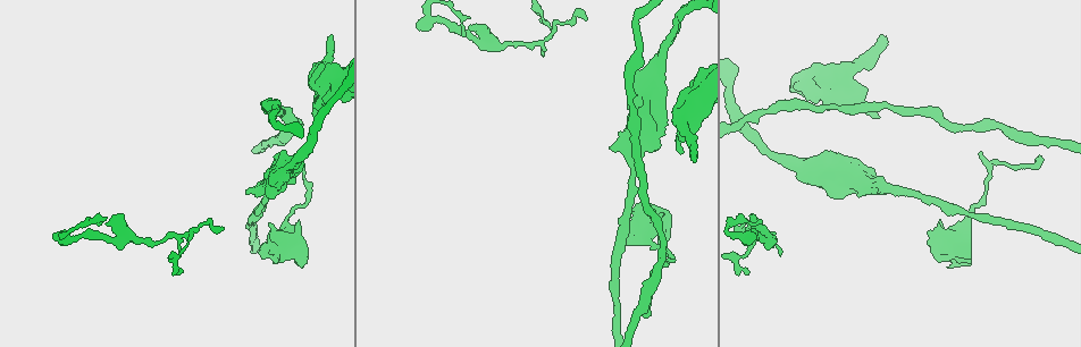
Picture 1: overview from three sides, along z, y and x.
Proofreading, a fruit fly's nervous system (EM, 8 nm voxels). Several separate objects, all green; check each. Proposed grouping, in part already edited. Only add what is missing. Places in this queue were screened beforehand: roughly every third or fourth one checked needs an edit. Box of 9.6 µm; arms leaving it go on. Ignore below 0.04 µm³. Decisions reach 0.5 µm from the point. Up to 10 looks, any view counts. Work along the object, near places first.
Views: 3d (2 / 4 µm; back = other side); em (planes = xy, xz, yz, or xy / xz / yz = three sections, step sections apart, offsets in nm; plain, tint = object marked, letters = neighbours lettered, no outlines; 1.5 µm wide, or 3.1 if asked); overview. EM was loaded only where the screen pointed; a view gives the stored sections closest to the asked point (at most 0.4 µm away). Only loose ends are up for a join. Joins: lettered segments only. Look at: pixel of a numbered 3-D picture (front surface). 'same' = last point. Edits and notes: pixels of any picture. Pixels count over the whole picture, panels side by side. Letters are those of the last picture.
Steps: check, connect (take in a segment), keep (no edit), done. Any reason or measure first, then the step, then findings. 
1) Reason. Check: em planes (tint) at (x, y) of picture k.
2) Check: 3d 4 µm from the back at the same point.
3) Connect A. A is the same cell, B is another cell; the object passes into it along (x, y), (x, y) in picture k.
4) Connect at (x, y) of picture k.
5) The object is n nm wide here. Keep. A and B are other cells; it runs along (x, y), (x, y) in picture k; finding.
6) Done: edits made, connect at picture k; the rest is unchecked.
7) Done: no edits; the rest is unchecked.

Branch stops here. Check: em xy step 8 (tint) at (876, 194) of picture 1.

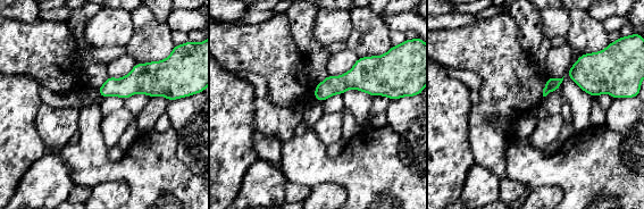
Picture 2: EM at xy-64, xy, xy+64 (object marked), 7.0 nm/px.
Cut it another way. Check: em planes (tint) at the same point.

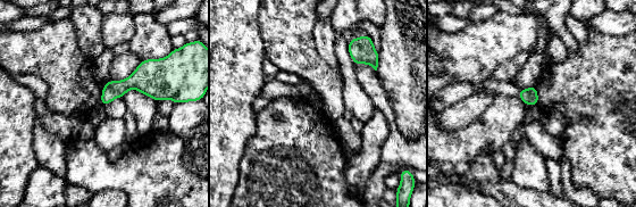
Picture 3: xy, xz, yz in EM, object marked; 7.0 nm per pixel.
Check: em planes (letters) at the same point.

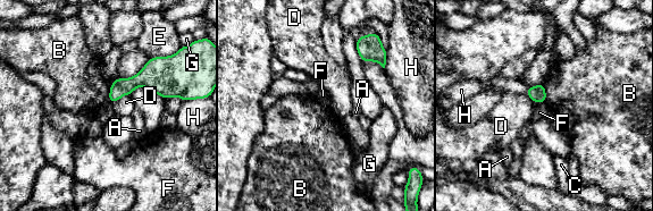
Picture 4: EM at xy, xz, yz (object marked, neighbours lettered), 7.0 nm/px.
Keep. A, B, C, D, E, F, G and H are other cells; no lettered segment goes on from it.

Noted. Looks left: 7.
Stops while still wide. Check: 3d 4 µm at (273, 260) of picture 1.

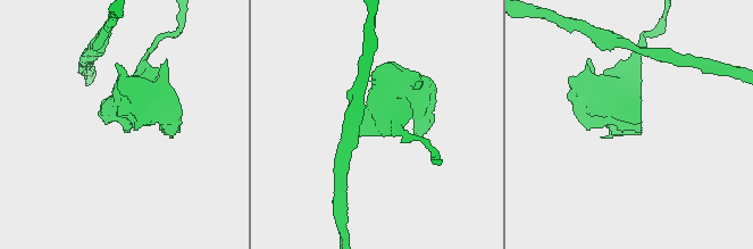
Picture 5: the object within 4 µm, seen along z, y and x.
Check: em yz step 8 (letters) at (641, 131) of picture 5.

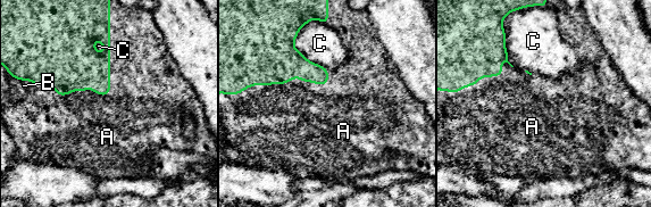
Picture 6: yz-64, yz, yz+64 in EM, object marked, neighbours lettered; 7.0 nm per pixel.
Another direction. Check: em planes (letters) at the same point.

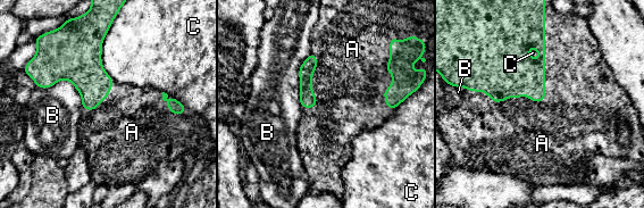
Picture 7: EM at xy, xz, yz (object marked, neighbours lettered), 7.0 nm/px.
Connect A. A is the same cell, B and C are other cells; the object passes into it along (518, 74), (541, 101), (544, 136) in picture 7; it goes on there.

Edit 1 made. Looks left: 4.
Branch stops here. Check: 3d 2 µm at (742, 229) of picture 1.

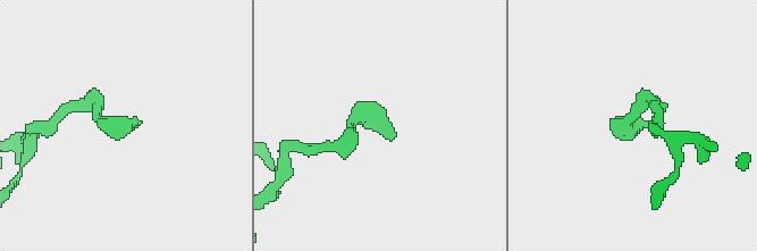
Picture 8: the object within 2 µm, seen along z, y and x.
Check: em planes (letters) at (392, 137) of picture 8.

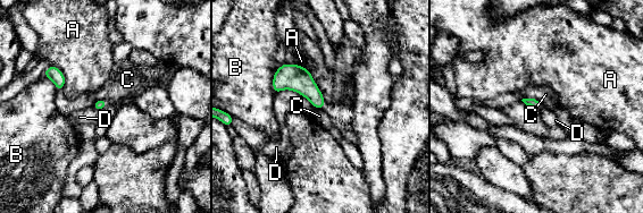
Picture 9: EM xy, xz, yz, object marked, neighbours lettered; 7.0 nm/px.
Keep. A, B, C and D are other cells; a border runs along (91, 107), (99, 111) in picture 9; none of them fits.

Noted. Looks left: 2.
An open end. Check: 3d 2 µm at (883, 36) of picture 1.

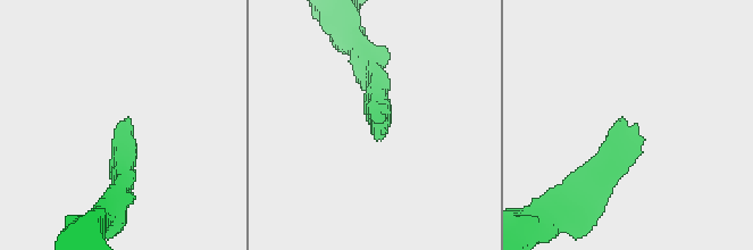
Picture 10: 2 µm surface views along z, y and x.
Check: em planes (letters) at (386, 117) of picture 10.

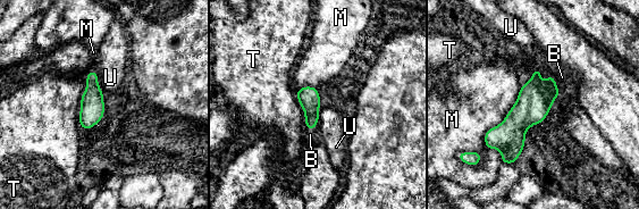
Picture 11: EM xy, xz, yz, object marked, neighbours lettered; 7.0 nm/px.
Connect B. B is the same cell, M, T and U are other cells; the object passes into it along (535, 100), (554, 80), (562, 77) in picture 11; the neuron continues.

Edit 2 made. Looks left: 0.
Done: edits made, connect at picture 7, connect at picture 11; the rest is unchecked.

